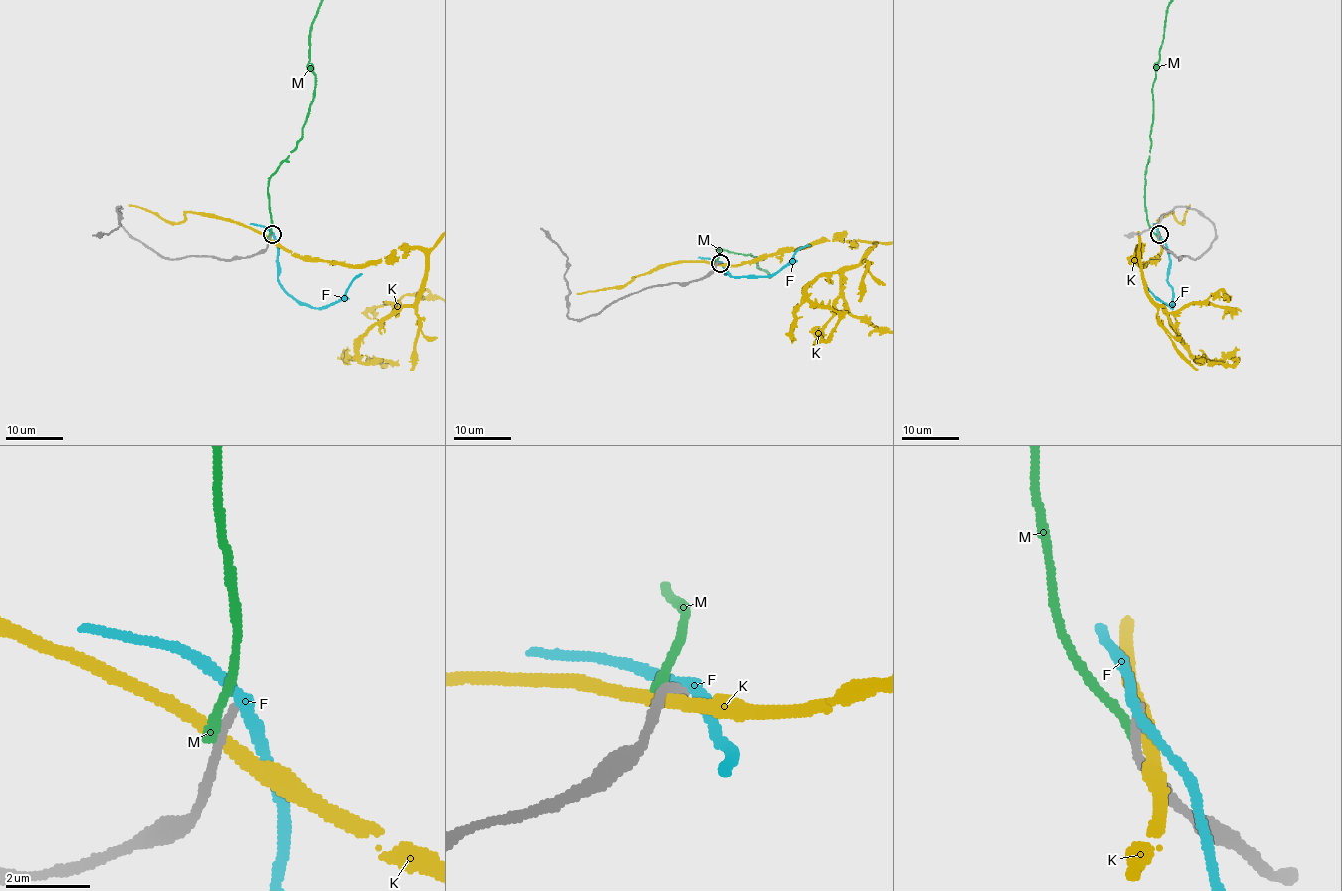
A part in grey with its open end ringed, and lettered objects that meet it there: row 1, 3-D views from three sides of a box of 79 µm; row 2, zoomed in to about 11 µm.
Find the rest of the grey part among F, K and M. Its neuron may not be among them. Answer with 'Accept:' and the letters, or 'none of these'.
Accept: none of these

